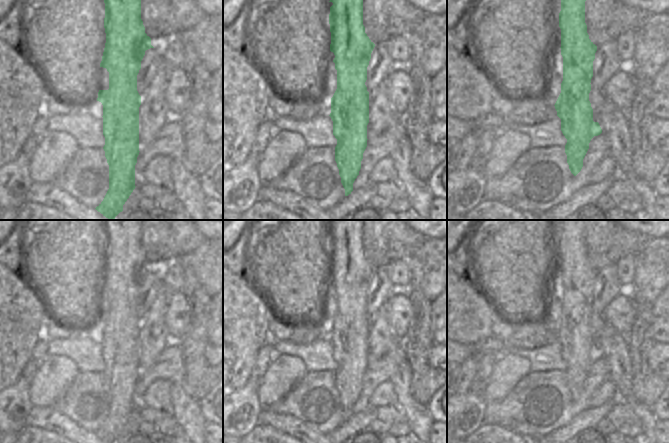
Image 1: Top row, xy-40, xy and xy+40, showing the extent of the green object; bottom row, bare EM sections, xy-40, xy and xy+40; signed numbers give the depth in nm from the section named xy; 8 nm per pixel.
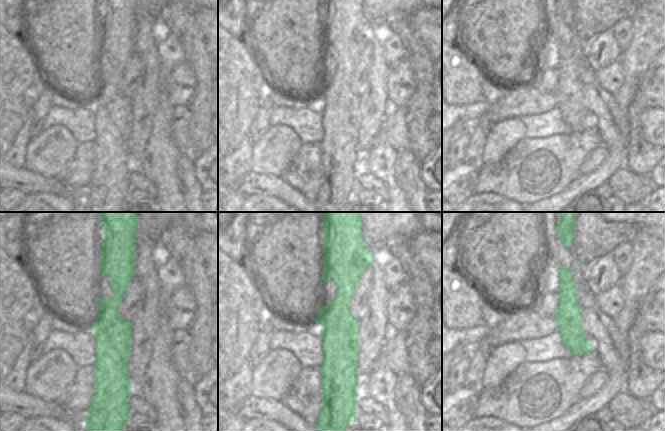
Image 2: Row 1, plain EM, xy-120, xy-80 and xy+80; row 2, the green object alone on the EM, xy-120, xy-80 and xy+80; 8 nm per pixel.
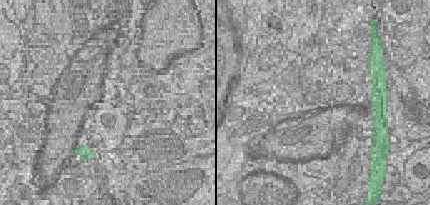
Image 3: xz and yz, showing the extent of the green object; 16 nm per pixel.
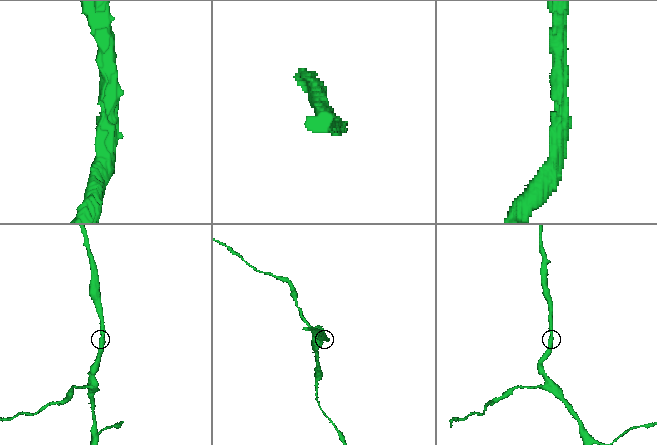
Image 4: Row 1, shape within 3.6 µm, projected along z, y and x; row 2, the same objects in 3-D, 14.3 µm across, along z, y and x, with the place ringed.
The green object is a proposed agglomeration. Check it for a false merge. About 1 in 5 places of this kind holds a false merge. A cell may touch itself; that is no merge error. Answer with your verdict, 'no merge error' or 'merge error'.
no merge error

